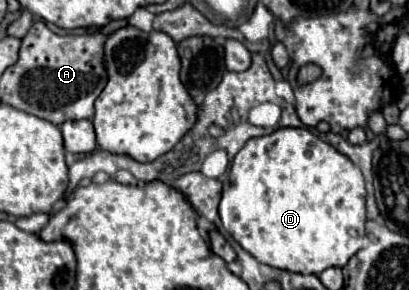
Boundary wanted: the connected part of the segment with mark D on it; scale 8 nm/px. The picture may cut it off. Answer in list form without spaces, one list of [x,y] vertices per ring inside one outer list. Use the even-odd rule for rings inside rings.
[[[280,127],[274,133],[266,137],[256,137],[250,139],[234,157],[230,177],[228,177],[228,187],[222,191],[222,201],[220,201],[220,217],[224,223],[224,229],[248,251],[252,253],[260,263],[266,263],[270,267],[282,269],[282,271],[292,271],[292,273],[322,273],[328,267],[344,267],[348,259],[362,247],[362,237],[364,237],[364,223],[366,223],[366,189],[364,189],[364,177],[362,171],[340,151],[336,151],[330,143],[318,139],[314,133],[308,129],[296,129],[296,127]]]

